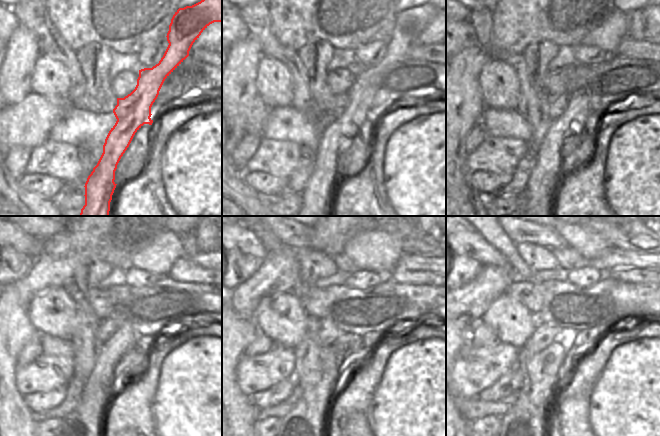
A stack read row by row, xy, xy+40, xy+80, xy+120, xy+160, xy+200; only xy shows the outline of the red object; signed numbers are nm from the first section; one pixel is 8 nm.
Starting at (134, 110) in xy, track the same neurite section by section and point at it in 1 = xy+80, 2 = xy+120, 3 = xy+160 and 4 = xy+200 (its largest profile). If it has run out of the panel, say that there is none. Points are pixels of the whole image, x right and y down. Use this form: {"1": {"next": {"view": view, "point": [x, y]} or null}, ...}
{"1": {"next": {"view": "xy+80", "point": [570, 113]}}, "2": {"next": {"view": "xy+120", "point": [119, 339]}}, "3": {"next": {"view": "xy+160", "point": [339, 349]}}, "4": {"next": {"view": "xy+200", "point": [540, 395]}}}

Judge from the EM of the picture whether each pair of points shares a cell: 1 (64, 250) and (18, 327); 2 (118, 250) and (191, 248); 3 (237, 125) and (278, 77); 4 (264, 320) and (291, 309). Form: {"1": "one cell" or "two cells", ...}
{"1": "two cells", "2": "two cells", "3": "two cells", "4": "one cell"}

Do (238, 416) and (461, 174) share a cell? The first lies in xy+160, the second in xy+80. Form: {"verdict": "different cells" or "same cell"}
{"verdict": "same cell"}

